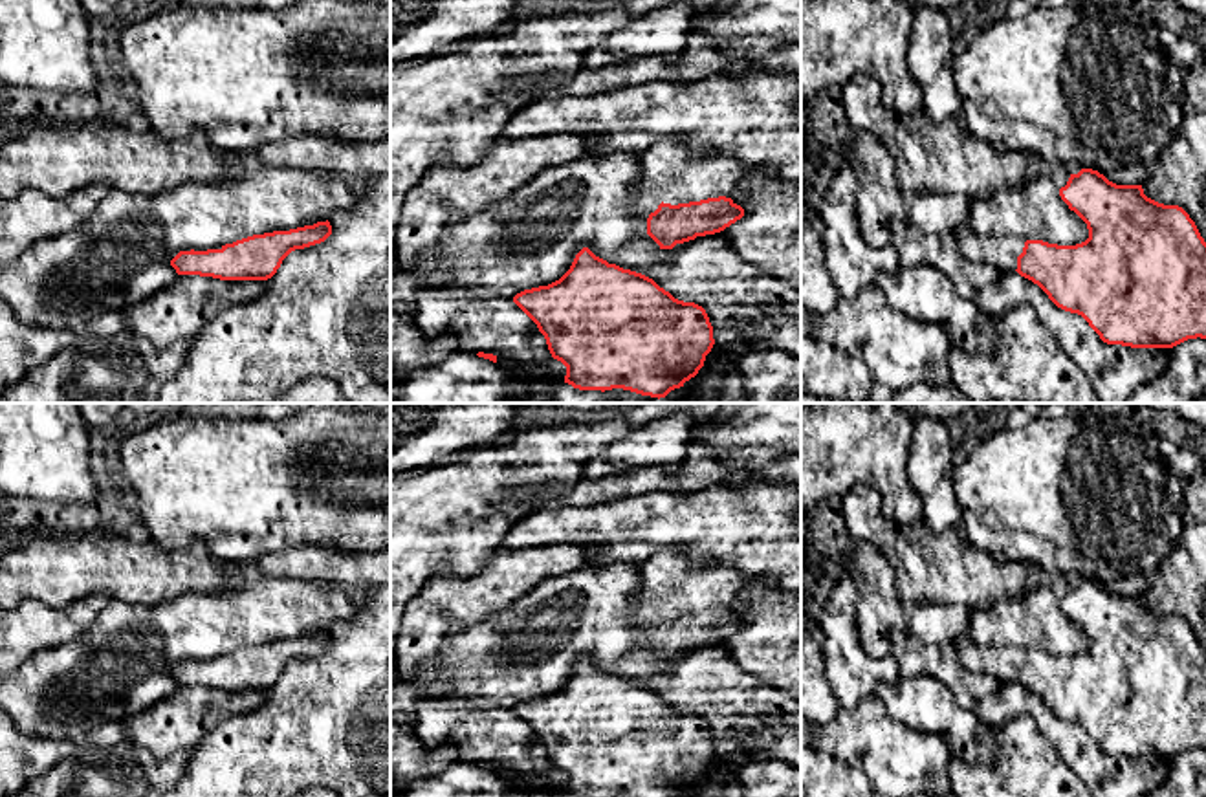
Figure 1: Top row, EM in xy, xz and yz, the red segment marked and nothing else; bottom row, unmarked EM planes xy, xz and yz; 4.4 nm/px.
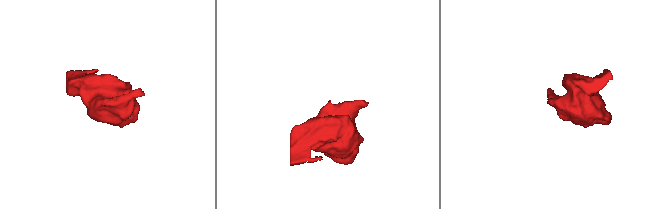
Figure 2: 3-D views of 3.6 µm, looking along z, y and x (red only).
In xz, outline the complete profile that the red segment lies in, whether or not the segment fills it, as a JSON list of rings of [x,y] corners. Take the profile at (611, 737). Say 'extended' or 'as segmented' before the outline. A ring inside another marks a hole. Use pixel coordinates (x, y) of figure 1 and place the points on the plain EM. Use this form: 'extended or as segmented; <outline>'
as segmented; [[[588,658],[559,691],[524,700],[513,713],[537,735],[552,768],[566,777],[565,793],[572,797],[684,797],[715,755],[702,716],[674,709],[652,689],[608,674]]]

